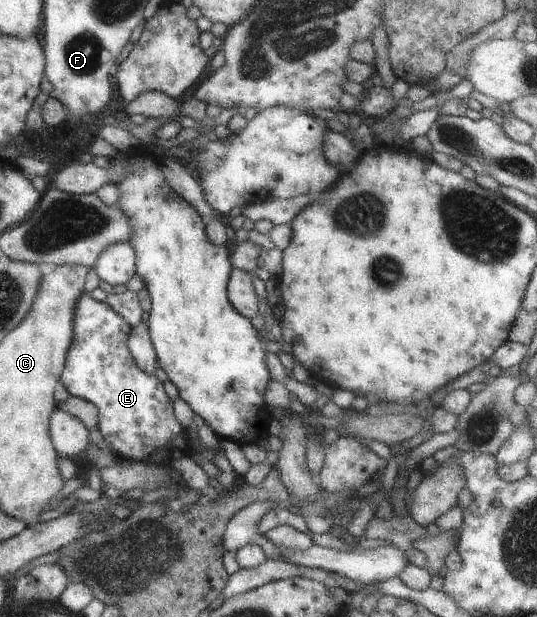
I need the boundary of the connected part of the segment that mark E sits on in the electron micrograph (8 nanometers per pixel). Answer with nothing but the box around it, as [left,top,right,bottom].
[58,293,191,465]

